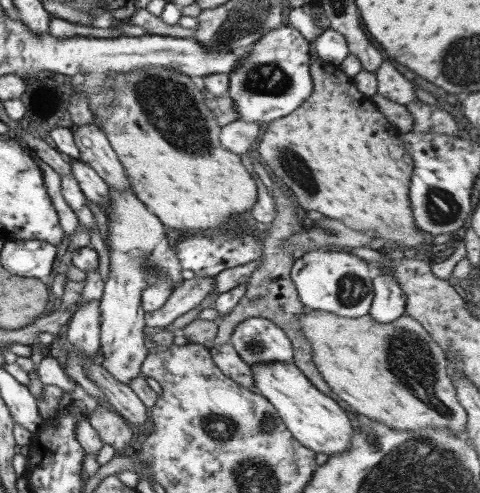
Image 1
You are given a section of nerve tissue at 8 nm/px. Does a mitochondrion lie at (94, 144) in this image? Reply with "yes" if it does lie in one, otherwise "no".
no

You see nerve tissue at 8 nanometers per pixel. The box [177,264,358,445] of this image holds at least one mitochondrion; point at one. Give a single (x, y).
(266, 425)

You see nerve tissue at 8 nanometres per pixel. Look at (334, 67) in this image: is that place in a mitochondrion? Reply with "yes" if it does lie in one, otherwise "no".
no

